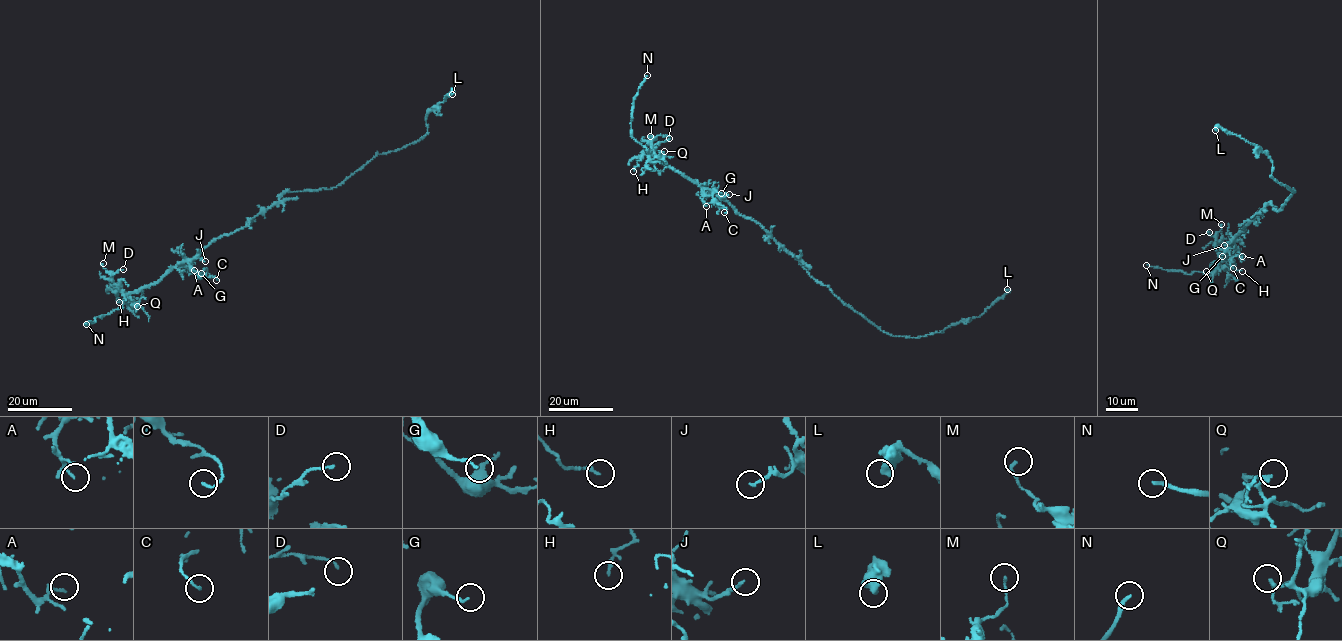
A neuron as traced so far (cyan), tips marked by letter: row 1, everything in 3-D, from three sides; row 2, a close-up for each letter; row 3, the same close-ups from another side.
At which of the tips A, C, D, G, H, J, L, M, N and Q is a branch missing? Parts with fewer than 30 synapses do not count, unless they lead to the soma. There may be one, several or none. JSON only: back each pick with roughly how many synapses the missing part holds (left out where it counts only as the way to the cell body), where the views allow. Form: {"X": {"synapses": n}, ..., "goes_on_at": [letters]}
{"goes_on_at": ["N"]}

